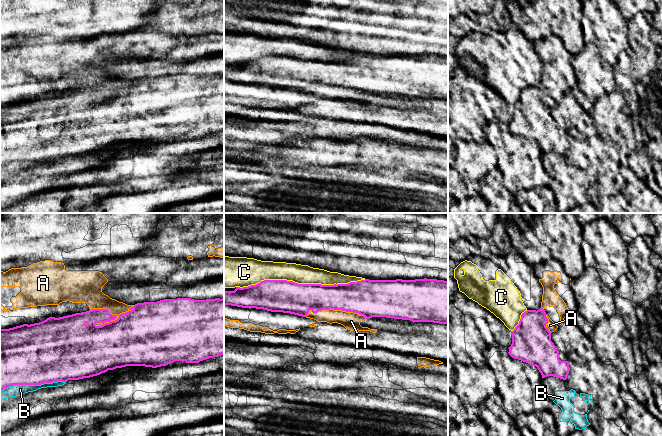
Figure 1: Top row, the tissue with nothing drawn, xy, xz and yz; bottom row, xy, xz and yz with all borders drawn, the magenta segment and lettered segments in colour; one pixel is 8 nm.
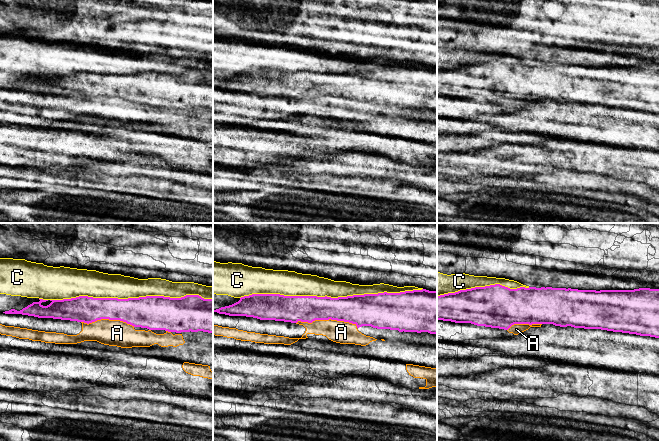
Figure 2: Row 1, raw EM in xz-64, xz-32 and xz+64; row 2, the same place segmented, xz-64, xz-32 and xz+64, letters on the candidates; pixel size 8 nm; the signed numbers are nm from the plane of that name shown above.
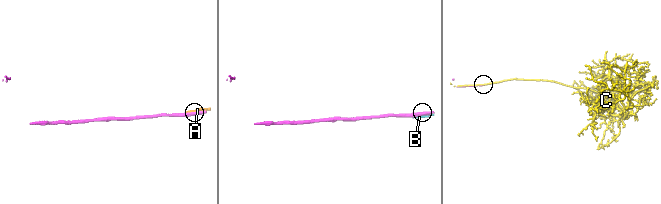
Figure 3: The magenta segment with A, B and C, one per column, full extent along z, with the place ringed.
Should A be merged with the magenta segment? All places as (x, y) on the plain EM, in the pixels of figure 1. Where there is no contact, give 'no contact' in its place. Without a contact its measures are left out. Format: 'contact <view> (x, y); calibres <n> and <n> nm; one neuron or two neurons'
contact xy (111, 90); calibres 380 and 190 nm; two neurons

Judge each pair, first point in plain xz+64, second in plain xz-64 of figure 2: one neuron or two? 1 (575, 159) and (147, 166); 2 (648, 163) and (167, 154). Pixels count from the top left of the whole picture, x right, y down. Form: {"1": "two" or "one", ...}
{"1": "one", "2": "two"}

